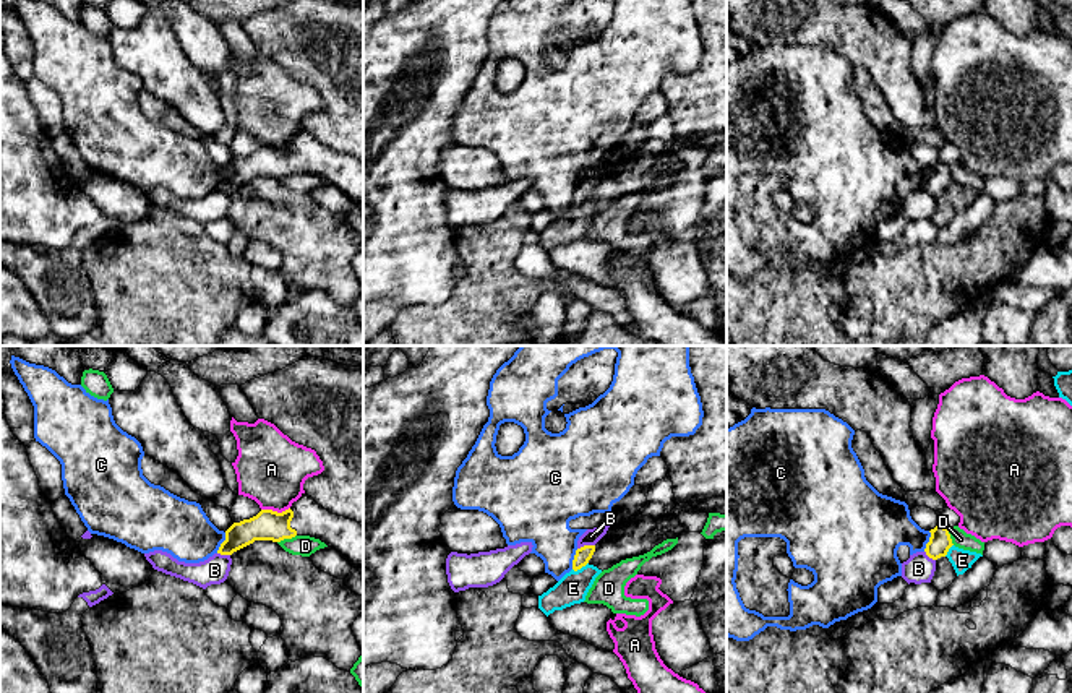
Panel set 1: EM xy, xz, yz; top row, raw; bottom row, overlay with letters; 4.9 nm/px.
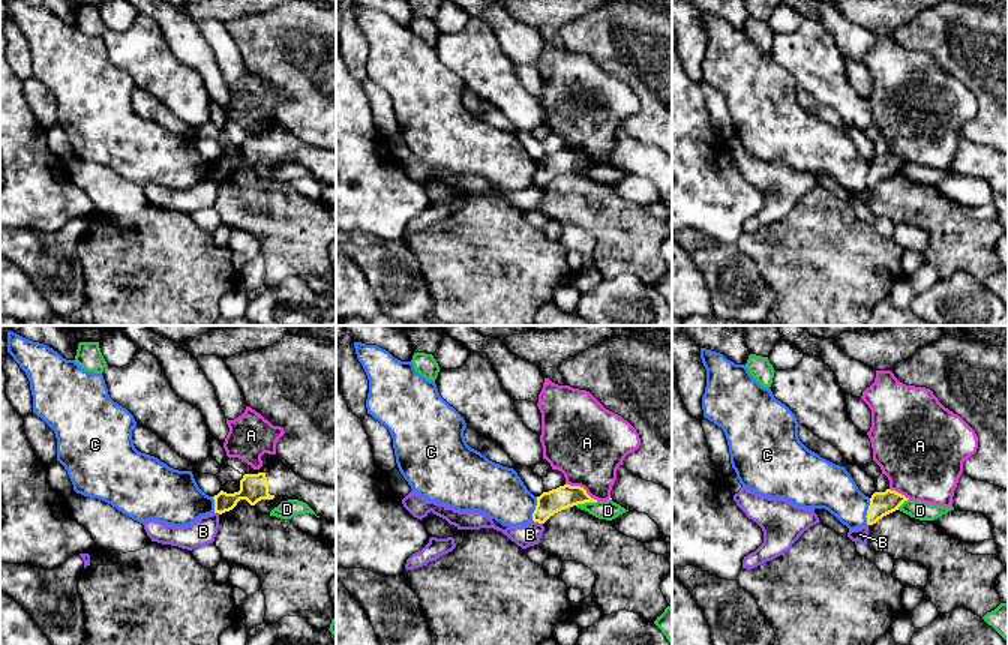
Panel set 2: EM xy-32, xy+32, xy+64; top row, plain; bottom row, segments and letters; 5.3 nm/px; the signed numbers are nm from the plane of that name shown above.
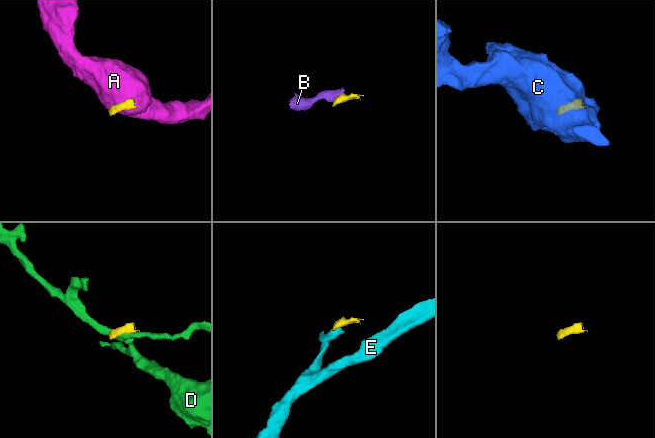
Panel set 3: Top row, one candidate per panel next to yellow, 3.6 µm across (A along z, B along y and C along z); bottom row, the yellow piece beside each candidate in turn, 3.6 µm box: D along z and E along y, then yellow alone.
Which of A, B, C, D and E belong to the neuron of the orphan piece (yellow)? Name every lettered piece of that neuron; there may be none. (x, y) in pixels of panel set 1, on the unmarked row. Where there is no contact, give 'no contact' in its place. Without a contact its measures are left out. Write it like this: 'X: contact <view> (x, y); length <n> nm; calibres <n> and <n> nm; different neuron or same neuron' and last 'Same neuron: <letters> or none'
A: contact xy (274, 148); length 140 nm; calibres 150 and 360 nm; different neuron
B: contact xz (586, 182); length 90 nm; calibres 80 and 80 nm; different neuron
C: contact xy (222, 179); length 120 nm; calibres 150 and 280 nm; different neuron
D: contact xy (286, 174); length 100 nm; calibres 150 and 100 nm; different neuron
E: contact xz (579, 205); length 90 nm; calibres 80 and 150 nm; different neuron
Same neuron: none

